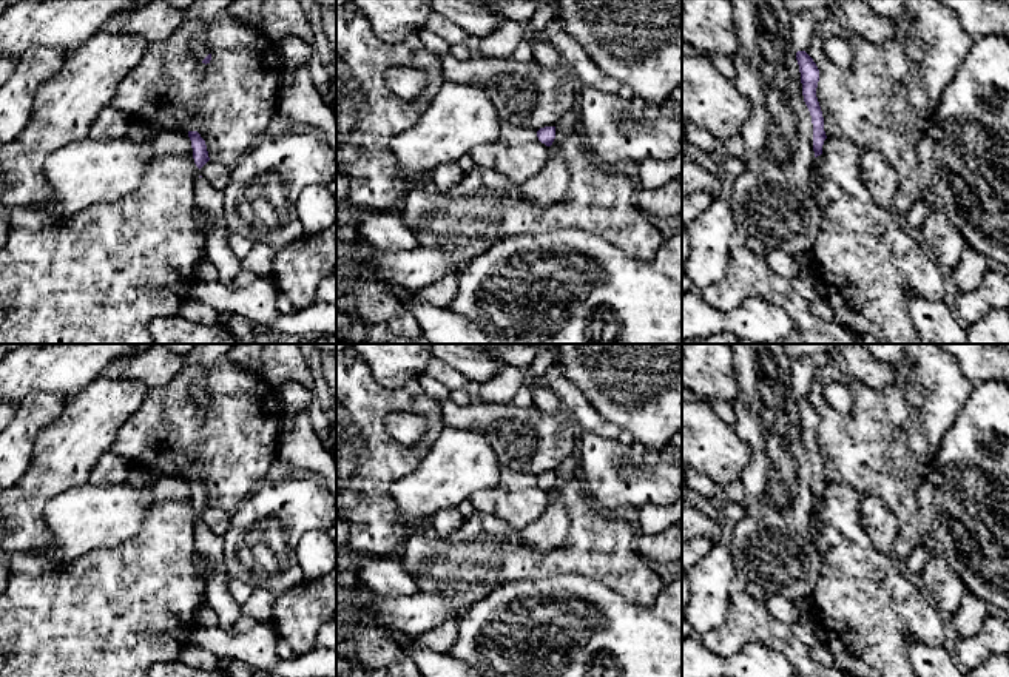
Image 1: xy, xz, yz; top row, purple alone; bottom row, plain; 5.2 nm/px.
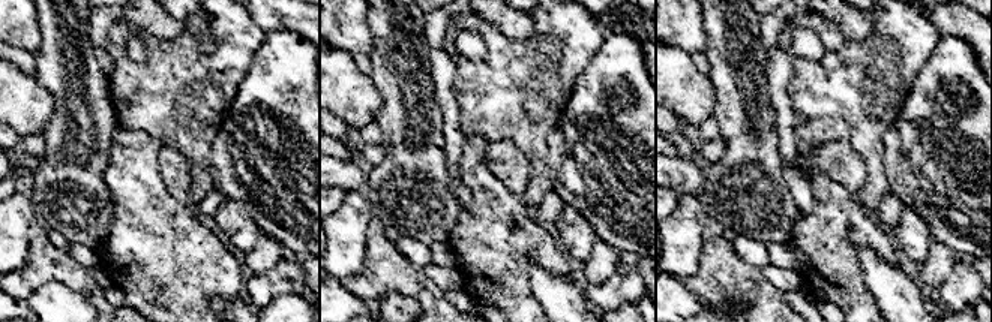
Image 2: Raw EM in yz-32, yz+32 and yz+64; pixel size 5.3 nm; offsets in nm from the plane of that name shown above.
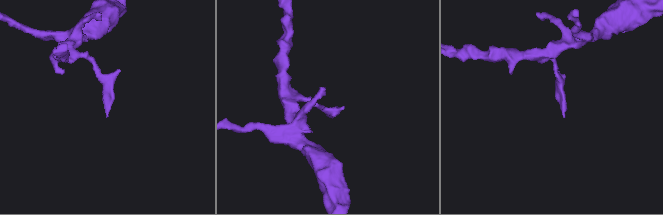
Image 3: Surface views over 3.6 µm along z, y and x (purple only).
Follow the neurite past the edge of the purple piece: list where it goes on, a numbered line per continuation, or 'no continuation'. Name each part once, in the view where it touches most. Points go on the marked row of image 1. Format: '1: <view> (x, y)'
no continuation

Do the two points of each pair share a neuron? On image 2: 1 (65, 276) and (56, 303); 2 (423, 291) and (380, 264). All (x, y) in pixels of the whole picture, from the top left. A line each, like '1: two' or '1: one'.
1: two
2: one

